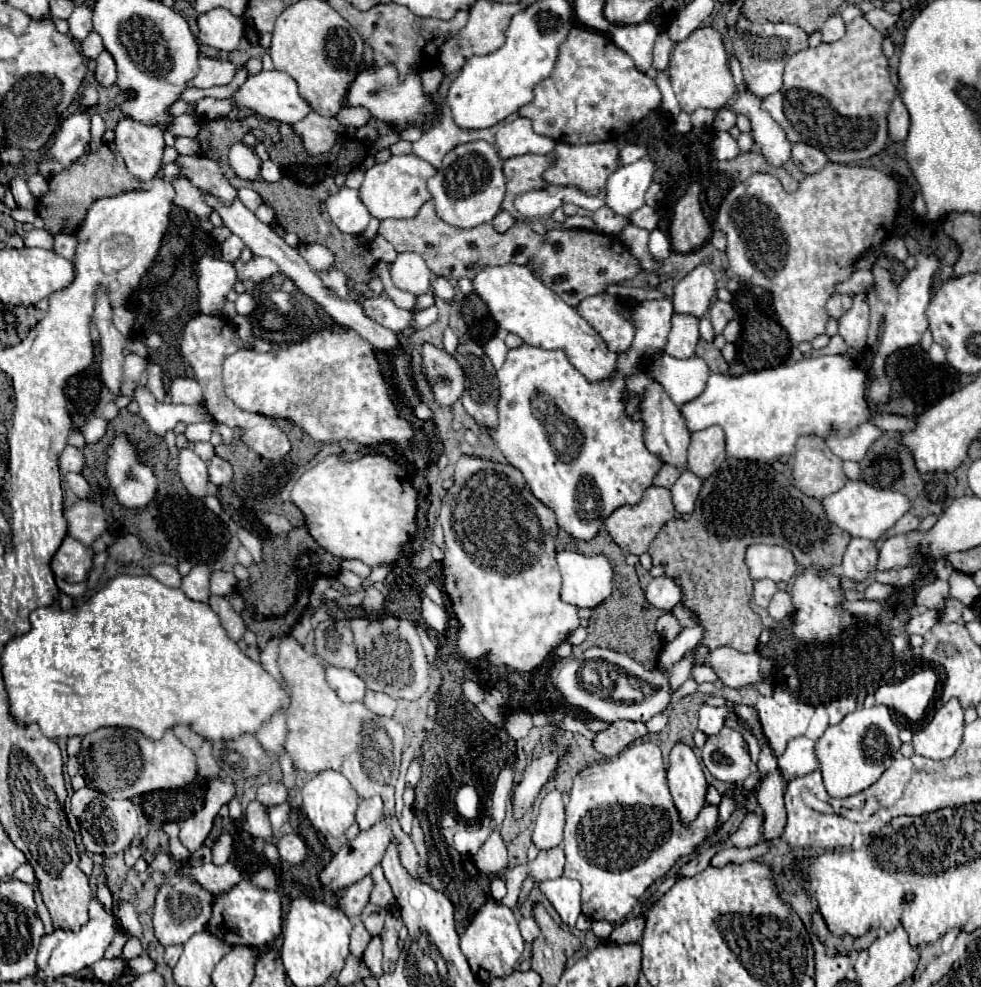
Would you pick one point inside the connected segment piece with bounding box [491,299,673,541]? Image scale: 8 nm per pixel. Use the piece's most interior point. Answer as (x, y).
(582, 456)

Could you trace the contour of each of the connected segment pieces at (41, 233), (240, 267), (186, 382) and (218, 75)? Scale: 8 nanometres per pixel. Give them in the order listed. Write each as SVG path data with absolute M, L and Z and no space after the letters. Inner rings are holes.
M33 229L25 235L27 247L41 247L41 249L53 249L53 235L45 229Z
M253 257L249 261L235 259L233 265L237 269L237 279L240 281L250 279L258 283L271 277L273 273L279 273L279 267L267 257Z
M175 379L171 383L171 401L185 403L185 405L201 403L203 395L201 395L199 383L195 379Z
M199 57L199 73L187 83L187 87L209 89L215 85L229 85L237 73L237 65L229 59Z

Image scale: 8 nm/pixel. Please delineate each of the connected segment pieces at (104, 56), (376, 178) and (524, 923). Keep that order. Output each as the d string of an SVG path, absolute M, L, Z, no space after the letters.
M103 51L103 53L97 57L95 79L97 79L99 85L111 87L111 85L115 83L115 77L117 77L117 73L115 73L115 61L113 61L113 57L111 57L107 51Z
M399 155L389 157L383 163L375 163L367 169L363 185L359 187L359 199L369 209L371 217L375 219L407 219L417 215L421 205L431 199L427 189L427 179L433 177L437 171L435 167L429 167L423 159L417 159L417 155Z
M523 917L523 919L519 921L519 927L521 927L521 935L523 935L523 939L525 939L527 943L533 943L533 941L541 935L541 929L537 927L535 919Z

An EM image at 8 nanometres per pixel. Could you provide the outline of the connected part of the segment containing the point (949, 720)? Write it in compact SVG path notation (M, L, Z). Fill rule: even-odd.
M959 699L937 709L931 723L913 733L913 747L917 755L929 759L949 759L963 739L963 707Z

